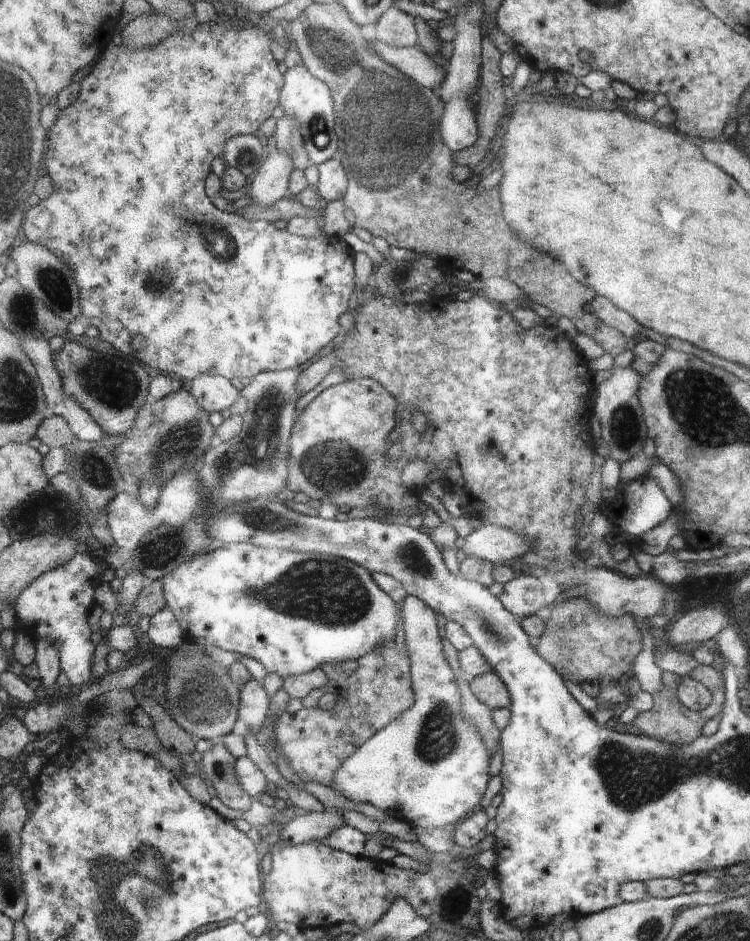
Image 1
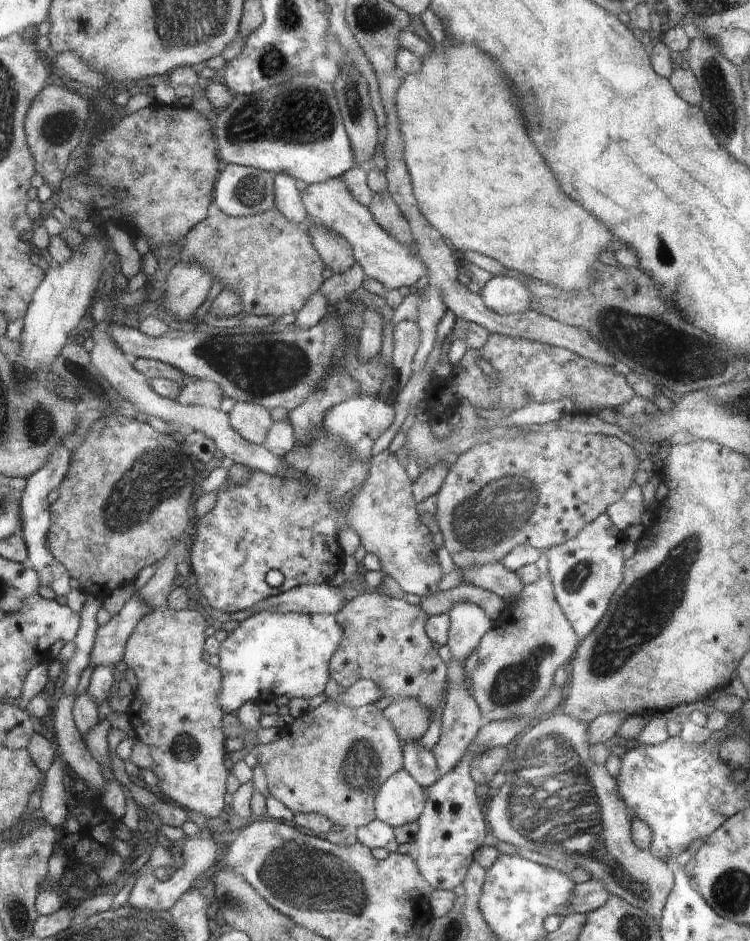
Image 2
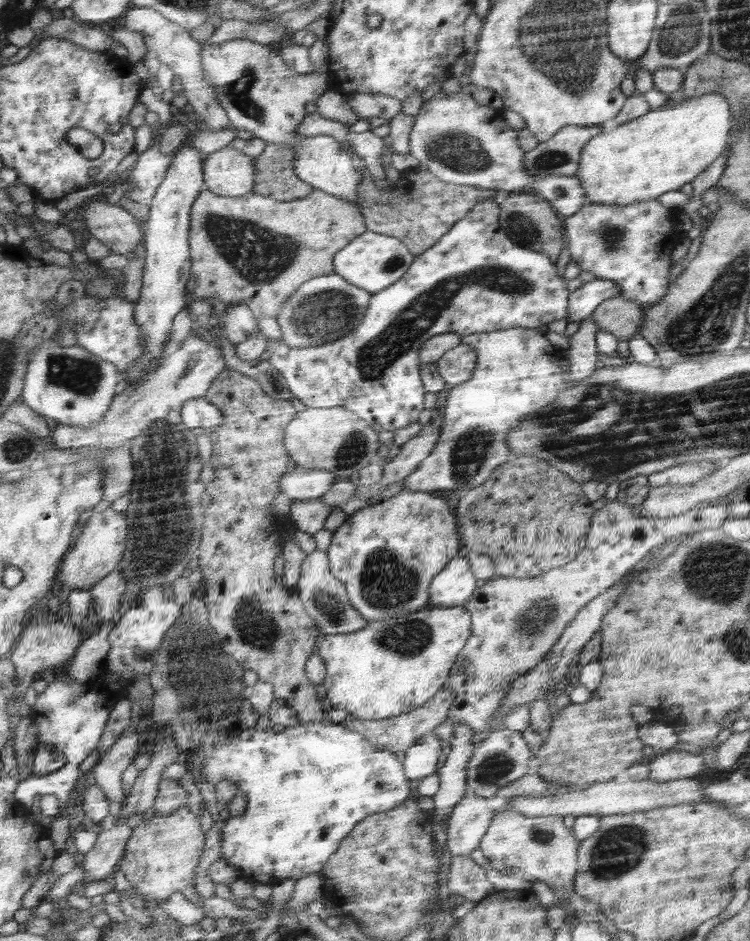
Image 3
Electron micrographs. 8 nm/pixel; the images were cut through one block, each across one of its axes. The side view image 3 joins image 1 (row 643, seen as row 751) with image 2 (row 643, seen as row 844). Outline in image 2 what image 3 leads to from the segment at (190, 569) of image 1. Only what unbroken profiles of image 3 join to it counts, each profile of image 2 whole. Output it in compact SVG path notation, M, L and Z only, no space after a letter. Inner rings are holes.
M259 611L248 617L222 642L223 692L220 702L228 713L236 713L245 702L259 704L278 696L314 698L324 693L330 678L330 660L342 640L342 627L335 614L305 615Z

